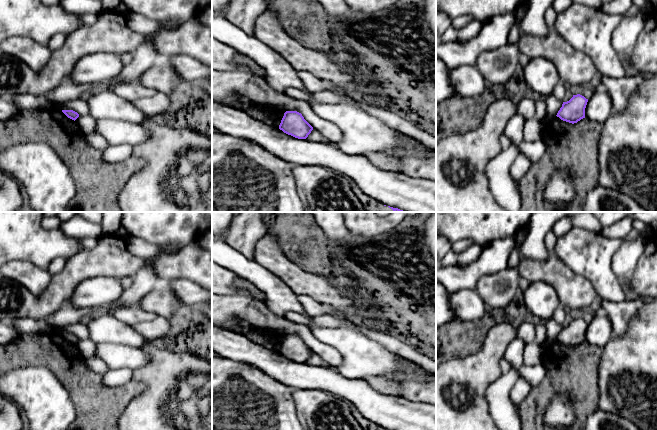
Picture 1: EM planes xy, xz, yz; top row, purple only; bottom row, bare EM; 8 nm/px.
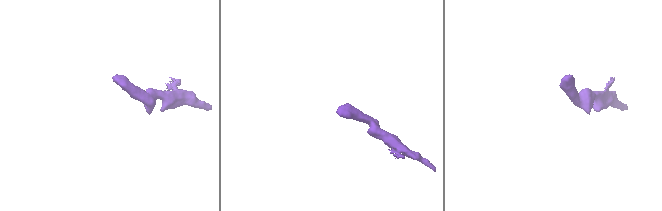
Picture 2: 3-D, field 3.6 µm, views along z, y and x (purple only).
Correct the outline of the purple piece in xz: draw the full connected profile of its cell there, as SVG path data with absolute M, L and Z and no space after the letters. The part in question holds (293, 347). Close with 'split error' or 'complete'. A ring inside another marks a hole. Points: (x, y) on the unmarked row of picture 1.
M212 294L212 325L220 327L223 322L234 319L246 320L255 328L284 334L279 353L295 362L306 363L314 353L334 369L342 363L339 351L320 342L310 327L275 315L265 301L246 294Z; split error

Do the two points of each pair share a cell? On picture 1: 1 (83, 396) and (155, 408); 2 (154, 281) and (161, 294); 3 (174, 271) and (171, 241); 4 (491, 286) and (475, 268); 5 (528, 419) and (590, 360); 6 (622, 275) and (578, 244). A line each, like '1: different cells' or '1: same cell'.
1: different cells
2: different cells
3: different cells
4: different cells
5: same cell
6: different cells

